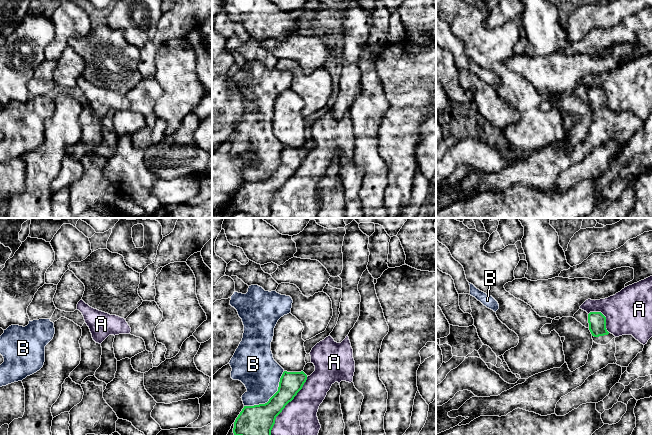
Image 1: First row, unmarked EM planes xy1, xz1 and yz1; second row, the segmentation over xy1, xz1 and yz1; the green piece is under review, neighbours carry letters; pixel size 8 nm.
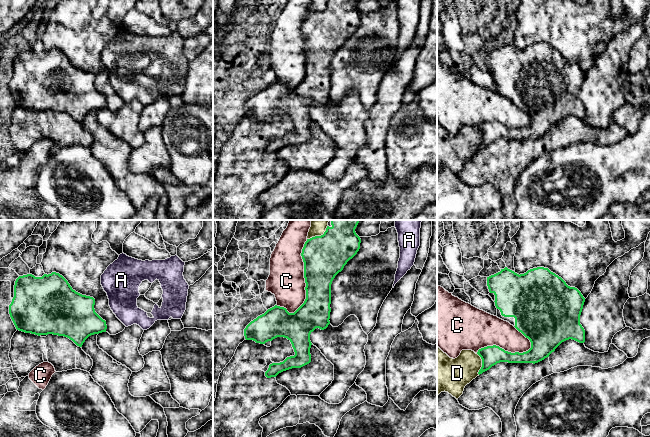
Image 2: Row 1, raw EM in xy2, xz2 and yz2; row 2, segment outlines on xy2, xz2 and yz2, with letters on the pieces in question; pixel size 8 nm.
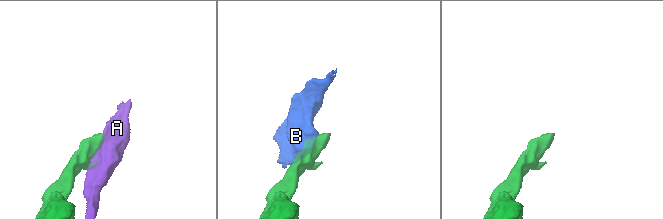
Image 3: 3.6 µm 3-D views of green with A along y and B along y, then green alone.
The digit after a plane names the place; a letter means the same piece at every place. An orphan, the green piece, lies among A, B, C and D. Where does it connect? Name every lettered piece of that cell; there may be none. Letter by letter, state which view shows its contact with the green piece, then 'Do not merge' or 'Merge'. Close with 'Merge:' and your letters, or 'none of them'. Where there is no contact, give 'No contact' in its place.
A: Touches green in xz1. Do not merge
B: Touches green in xz1. Do not merge
C: Touches green in xz2. Do not merge
D: Touches green in yz2. Do not merge
Merge: none of them

